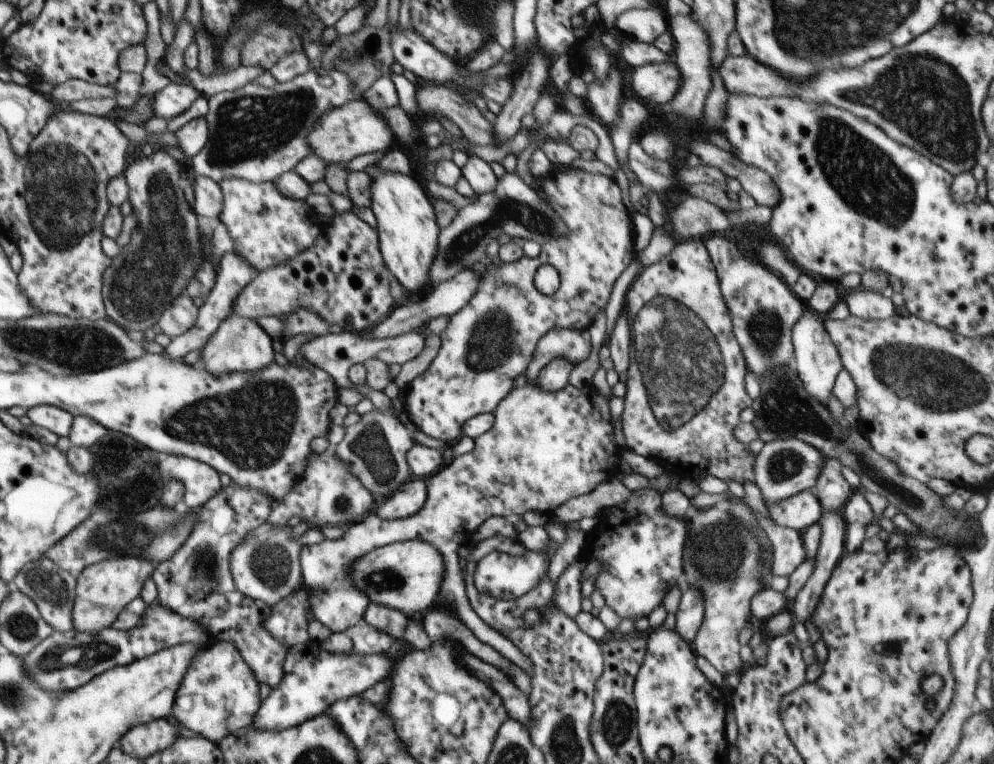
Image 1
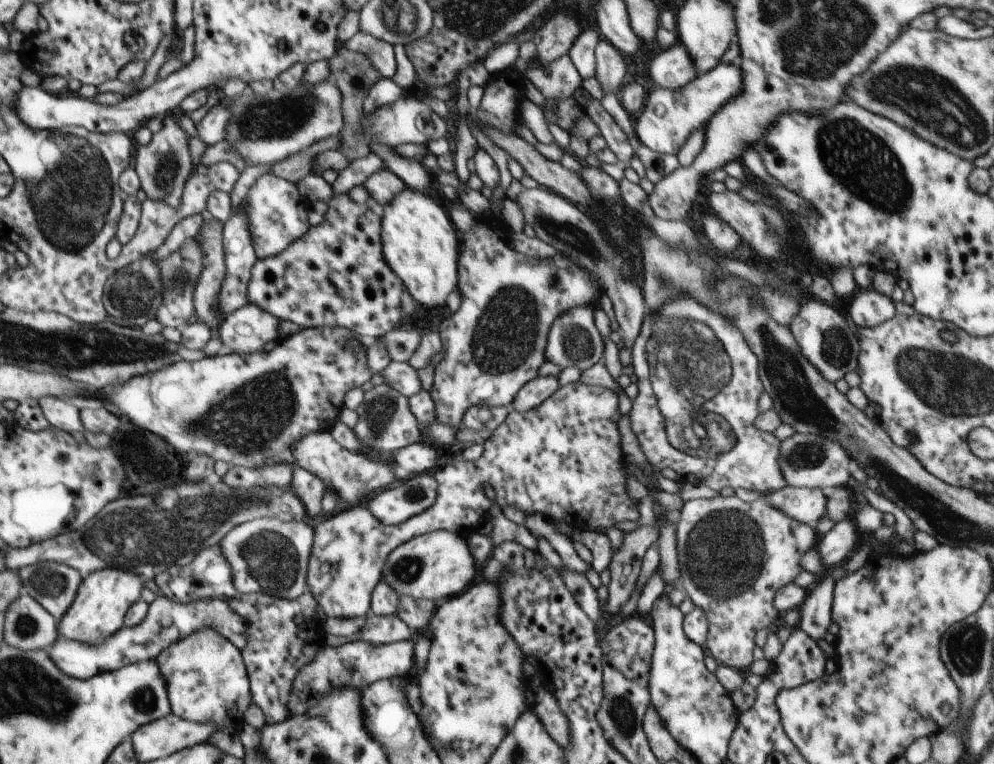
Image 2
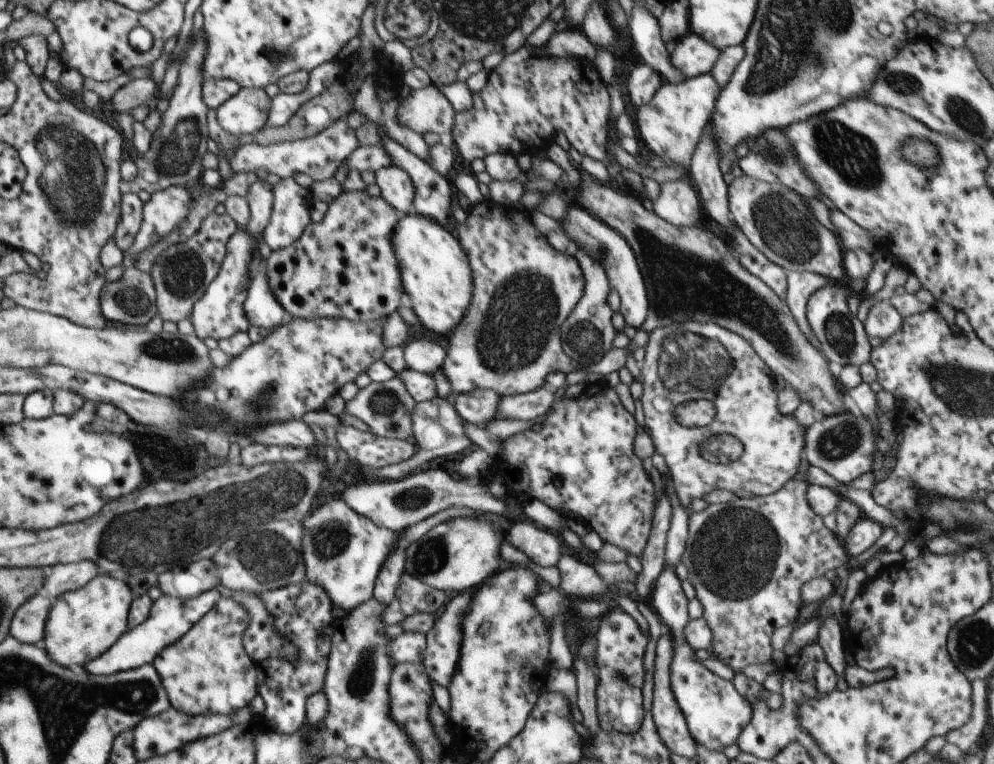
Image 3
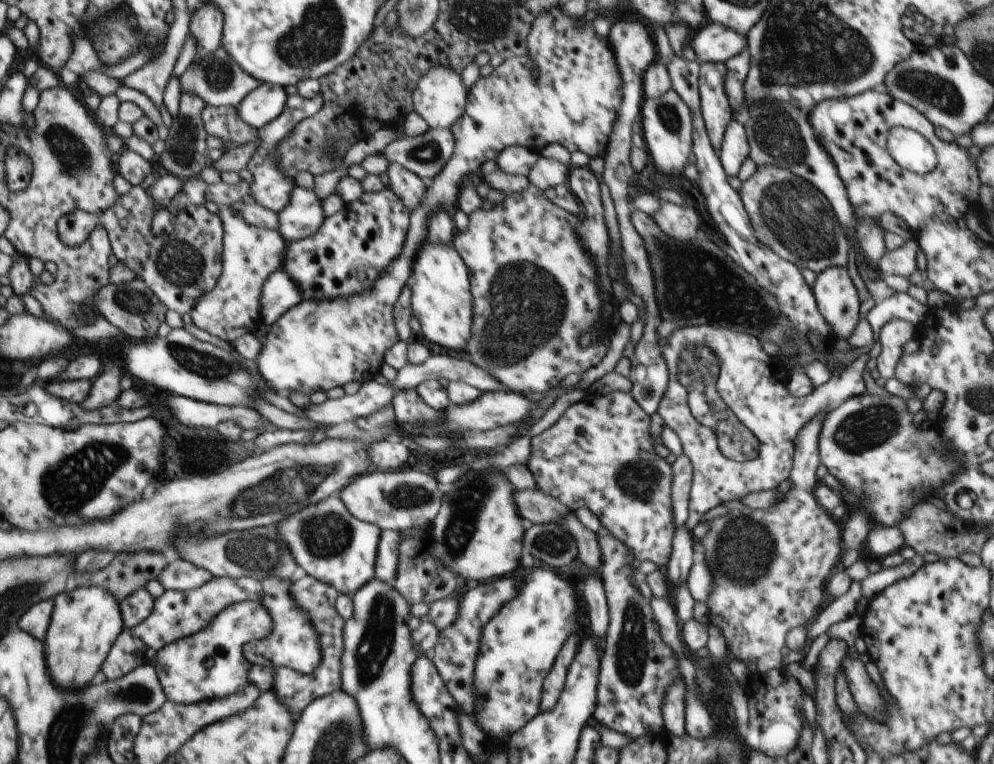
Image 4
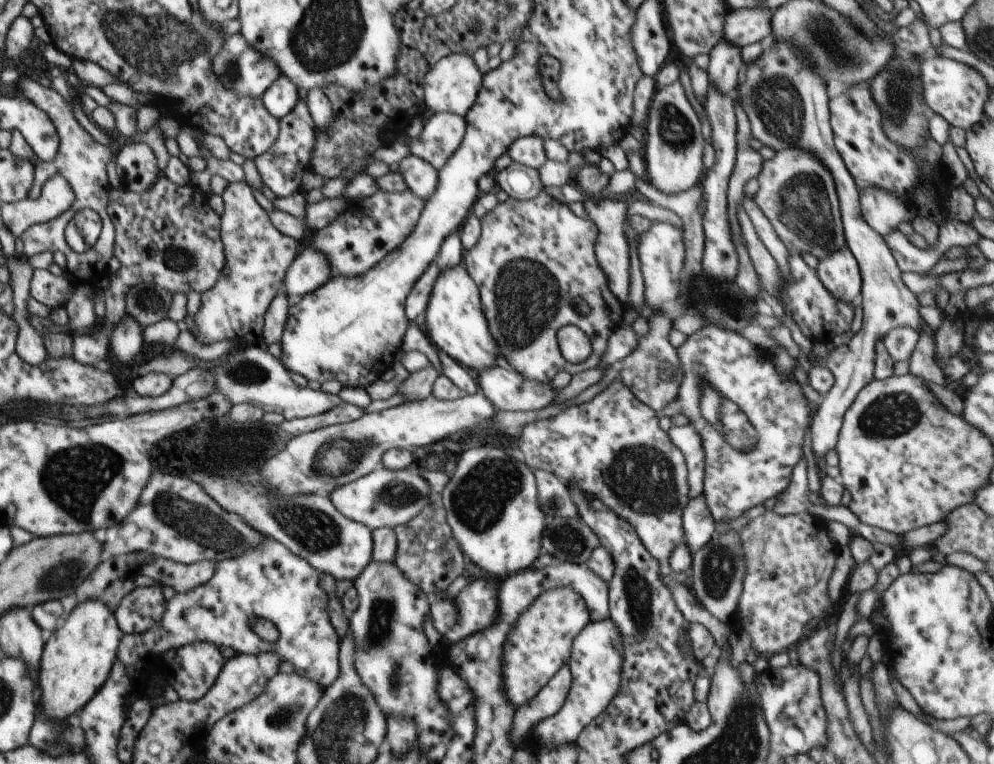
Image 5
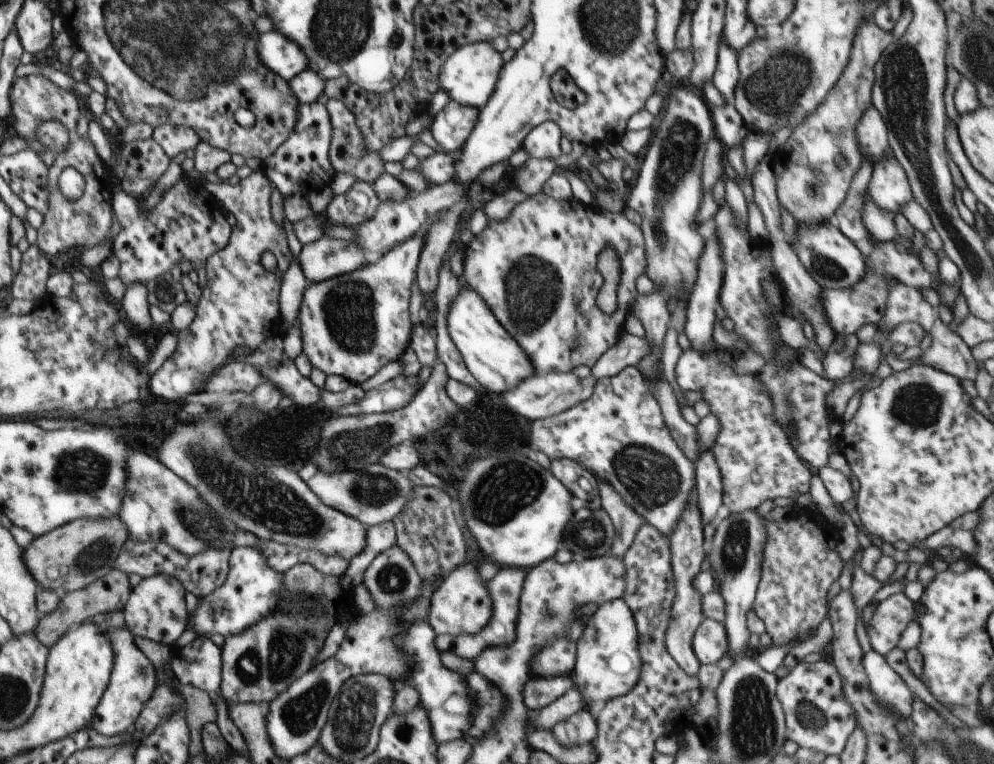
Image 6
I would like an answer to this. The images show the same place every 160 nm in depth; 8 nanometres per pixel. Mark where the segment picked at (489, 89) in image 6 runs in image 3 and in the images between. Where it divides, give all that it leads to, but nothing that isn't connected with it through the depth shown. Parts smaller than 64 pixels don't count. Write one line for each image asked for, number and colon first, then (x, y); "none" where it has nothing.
3: (424, 110)
4: (440, 98)
5: (453, 84)

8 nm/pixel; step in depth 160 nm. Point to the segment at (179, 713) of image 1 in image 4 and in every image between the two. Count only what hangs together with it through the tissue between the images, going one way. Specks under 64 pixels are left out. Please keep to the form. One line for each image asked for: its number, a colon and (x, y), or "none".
2: (206, 679)
3: (206, 672)
4: (208, 665)

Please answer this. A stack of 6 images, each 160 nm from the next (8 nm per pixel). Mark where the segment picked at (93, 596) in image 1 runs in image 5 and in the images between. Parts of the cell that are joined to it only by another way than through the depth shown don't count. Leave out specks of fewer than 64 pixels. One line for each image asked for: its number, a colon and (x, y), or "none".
2: (103, 598)
3: (83, 623)
4: (86, 622)
5: (78, 658)

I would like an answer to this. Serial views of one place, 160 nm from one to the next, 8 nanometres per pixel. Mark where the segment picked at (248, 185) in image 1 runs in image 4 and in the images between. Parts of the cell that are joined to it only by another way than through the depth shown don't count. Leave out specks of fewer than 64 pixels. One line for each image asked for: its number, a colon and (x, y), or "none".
2: (275, 207)
3: (291, 208)
4: (303, 215)

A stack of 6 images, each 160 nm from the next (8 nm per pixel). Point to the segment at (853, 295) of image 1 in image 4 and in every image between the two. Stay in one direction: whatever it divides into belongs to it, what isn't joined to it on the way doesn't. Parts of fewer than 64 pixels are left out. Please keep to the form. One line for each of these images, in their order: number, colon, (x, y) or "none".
2: (869, 308)
3: (884, 320)
4: (893, 335)

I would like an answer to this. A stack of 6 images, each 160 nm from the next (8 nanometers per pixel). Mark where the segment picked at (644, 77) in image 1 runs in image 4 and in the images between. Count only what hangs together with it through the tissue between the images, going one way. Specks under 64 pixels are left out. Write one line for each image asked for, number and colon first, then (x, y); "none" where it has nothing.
2: (674, 67)
3: (693, 55)
4: (715, 43)

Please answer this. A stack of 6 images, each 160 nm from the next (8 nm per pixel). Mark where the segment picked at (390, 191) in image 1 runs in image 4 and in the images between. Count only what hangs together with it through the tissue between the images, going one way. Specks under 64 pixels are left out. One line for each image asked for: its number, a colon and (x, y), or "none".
2: (420, 244)
3: (435, 272)
4: (441, 300)

